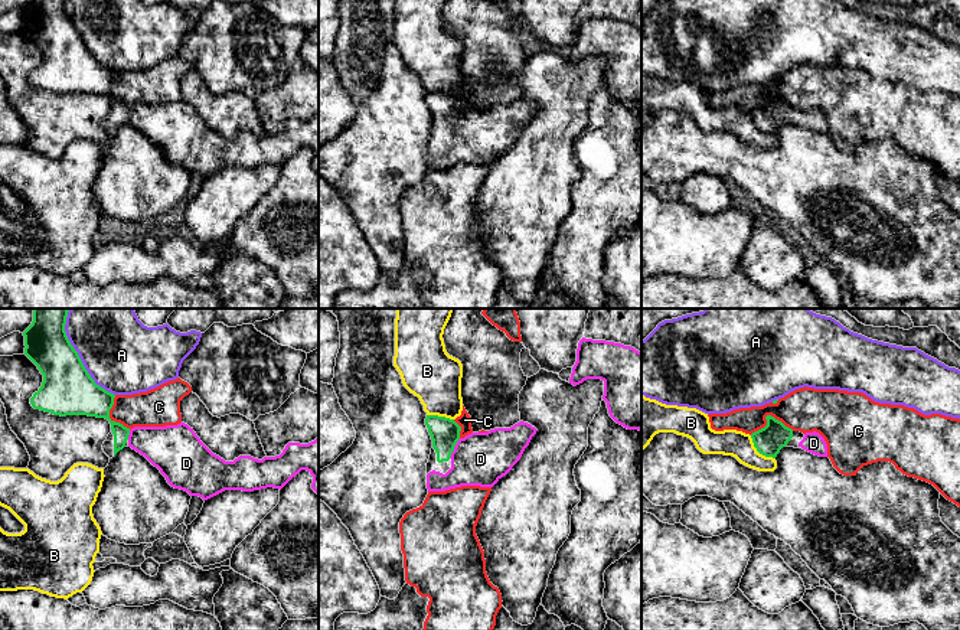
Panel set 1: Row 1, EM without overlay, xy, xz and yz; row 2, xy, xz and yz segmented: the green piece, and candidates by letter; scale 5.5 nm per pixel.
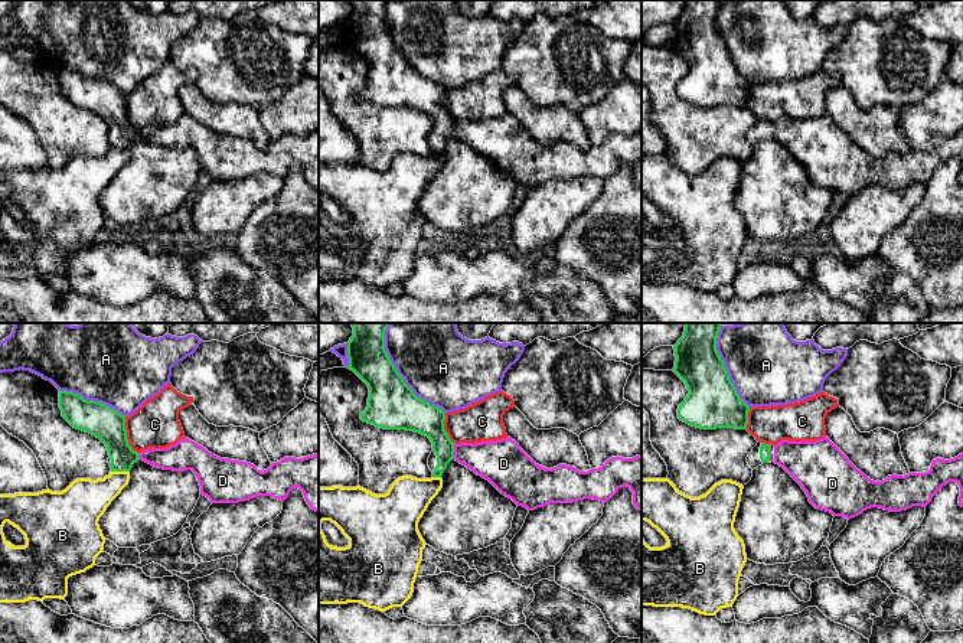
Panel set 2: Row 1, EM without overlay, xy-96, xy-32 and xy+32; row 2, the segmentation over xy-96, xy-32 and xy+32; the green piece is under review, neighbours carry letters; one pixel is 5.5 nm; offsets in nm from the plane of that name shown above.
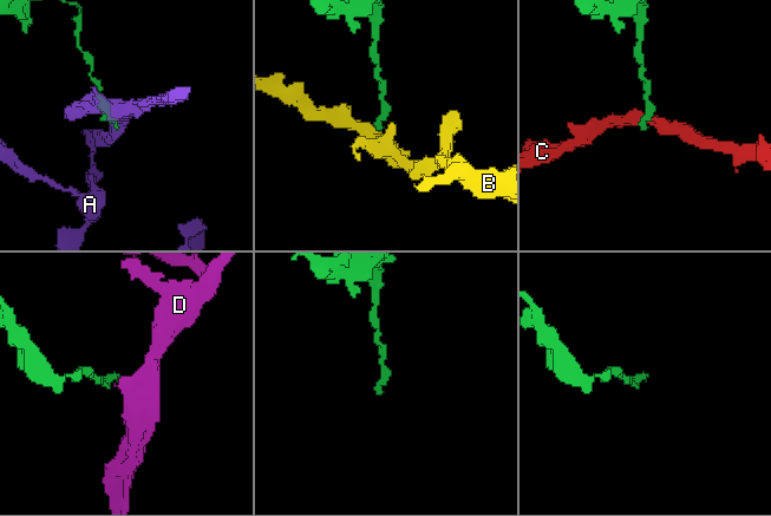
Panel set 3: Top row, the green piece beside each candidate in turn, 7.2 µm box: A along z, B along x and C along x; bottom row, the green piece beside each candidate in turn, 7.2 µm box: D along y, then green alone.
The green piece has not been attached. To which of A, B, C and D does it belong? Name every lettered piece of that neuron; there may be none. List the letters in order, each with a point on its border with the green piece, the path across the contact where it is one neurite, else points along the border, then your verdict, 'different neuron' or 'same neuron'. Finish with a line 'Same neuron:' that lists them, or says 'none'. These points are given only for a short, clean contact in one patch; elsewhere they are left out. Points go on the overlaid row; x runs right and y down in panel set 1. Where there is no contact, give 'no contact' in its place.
A: contact xy (78, 355); different neuron
B: contact yz (758, 451); border yz (750, 436), (760, 453), (774, 459); different neuron
C: contact yz (767, 415); different neuron
D: contact xz (453, 449); way xz (444, 433), (446, 441), (453, 449), (480, 459); same neuron
Same neuron: D

